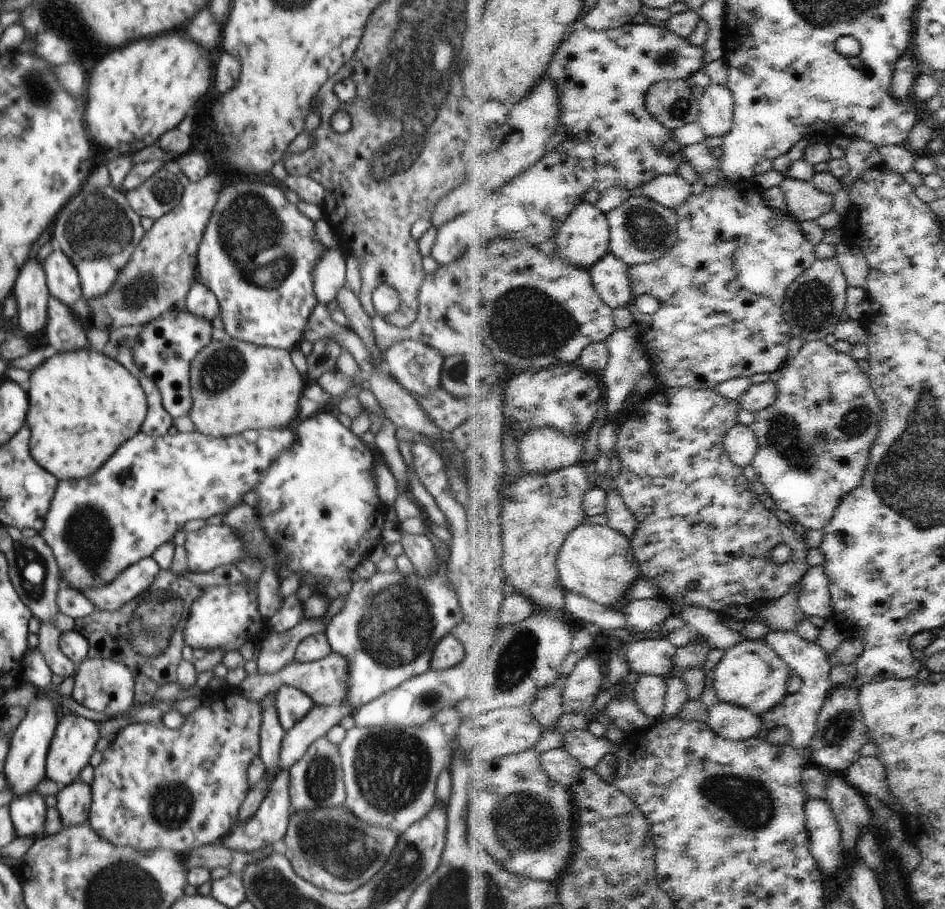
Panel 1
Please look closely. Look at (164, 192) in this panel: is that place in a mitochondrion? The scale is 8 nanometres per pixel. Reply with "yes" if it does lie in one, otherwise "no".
yes

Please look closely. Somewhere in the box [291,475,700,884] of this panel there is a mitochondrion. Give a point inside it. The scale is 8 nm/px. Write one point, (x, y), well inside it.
(391, 769)

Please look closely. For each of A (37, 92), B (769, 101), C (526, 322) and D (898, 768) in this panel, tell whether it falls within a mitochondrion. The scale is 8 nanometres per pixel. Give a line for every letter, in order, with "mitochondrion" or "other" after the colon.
A: mitochondrion
B: other
C: mitochondrion
D: other

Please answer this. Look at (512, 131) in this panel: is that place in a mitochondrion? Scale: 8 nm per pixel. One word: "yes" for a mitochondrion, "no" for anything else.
no

